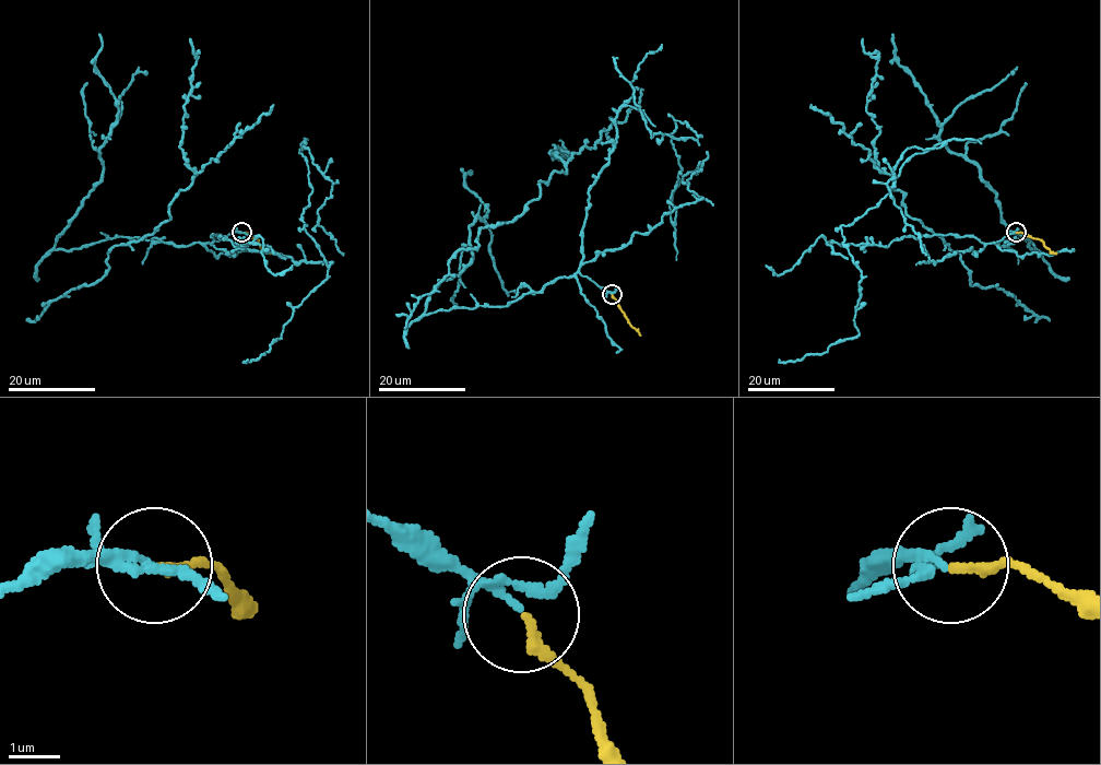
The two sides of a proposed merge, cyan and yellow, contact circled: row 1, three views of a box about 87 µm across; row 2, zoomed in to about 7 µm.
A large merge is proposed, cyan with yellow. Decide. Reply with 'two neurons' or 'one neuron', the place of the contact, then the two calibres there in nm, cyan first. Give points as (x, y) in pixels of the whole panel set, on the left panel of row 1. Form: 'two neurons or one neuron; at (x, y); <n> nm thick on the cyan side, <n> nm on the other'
one neuron; at (241, 232); 110 nm thick on the cyan side, 200 nm on the other

